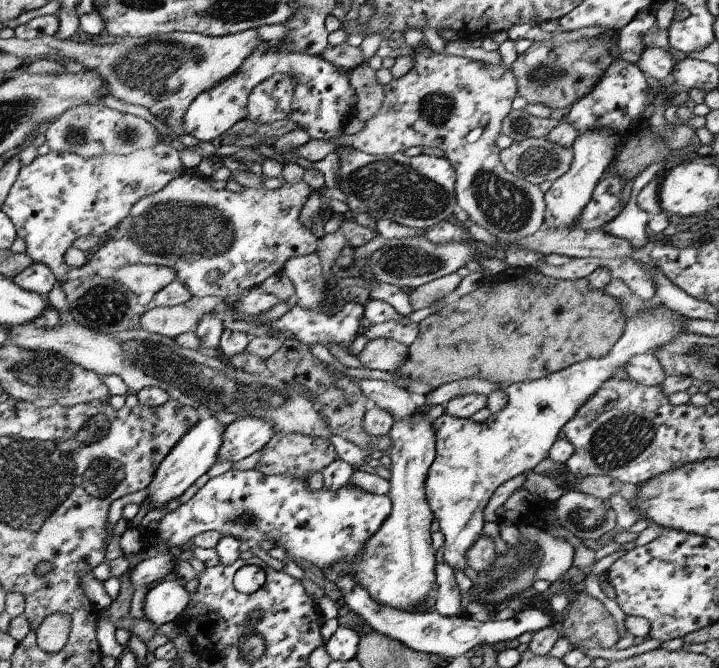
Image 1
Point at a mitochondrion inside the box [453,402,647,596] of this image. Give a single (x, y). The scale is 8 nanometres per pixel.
(587, 519)

